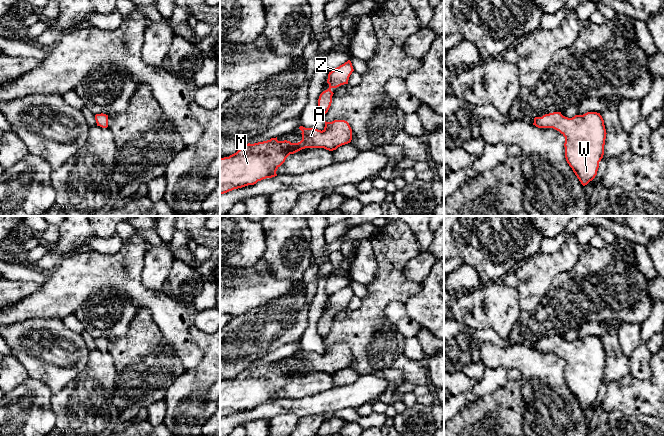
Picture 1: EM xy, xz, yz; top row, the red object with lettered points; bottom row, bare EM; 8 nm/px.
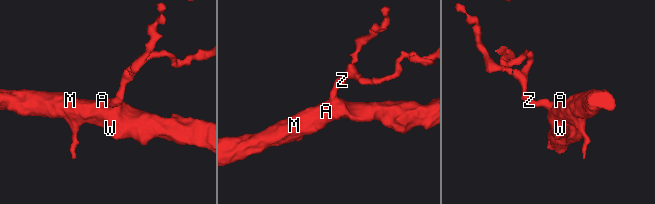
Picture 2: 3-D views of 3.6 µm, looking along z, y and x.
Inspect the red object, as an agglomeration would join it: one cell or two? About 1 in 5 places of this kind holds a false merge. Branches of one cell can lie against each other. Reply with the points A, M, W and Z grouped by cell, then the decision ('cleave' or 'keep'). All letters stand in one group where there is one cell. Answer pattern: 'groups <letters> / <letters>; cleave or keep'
groups A M W Z; keep

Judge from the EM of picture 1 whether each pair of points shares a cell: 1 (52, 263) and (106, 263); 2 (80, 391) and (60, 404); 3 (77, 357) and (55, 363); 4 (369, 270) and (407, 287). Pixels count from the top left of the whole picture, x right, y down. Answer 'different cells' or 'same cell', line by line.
1: different cells
2: same cell
3: same cell
4: different cells

